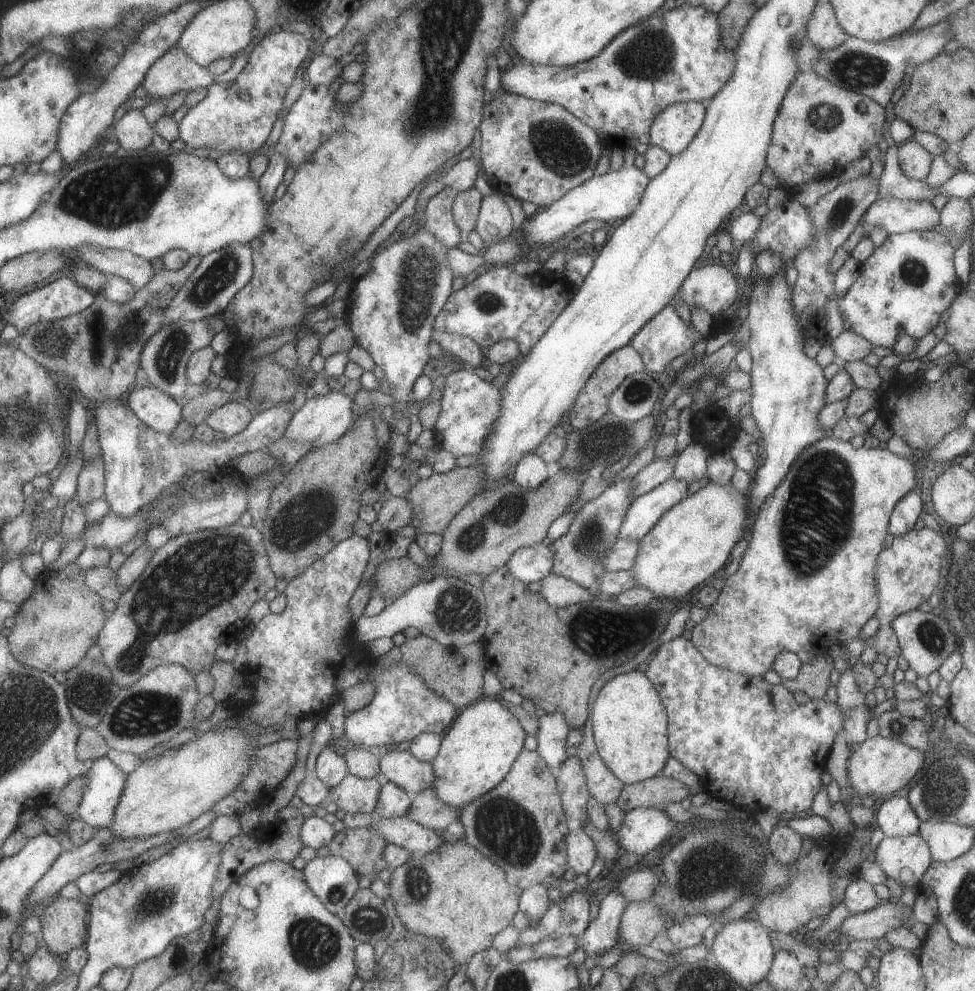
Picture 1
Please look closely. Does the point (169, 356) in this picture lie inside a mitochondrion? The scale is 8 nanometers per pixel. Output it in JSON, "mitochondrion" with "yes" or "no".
{"mitochondrion":"yes"}

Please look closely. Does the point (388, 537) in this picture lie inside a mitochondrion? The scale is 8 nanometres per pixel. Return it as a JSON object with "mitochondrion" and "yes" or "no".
{"mitochondrion":"no"}

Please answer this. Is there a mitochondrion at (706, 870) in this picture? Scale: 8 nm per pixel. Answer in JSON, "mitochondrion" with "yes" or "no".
{"mitochondrion":"yes"}

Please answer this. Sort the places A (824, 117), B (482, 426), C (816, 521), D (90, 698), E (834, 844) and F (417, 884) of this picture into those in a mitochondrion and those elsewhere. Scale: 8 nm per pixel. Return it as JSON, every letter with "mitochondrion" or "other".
{"A":"mitochondrion","B":"other","C":"mitochondrion","D":"mitochondrion","E":"other","F":"mitochondrion"}

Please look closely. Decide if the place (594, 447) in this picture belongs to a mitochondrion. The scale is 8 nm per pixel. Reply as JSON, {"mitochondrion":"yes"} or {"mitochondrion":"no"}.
{"mitochondrion":"yes"}

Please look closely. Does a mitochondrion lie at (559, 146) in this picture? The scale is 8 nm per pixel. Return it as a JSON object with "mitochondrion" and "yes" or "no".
{"mitochondrion":"yes"}

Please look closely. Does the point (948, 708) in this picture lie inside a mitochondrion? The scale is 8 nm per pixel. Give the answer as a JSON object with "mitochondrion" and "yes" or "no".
{"mitochondrion":"no"}

